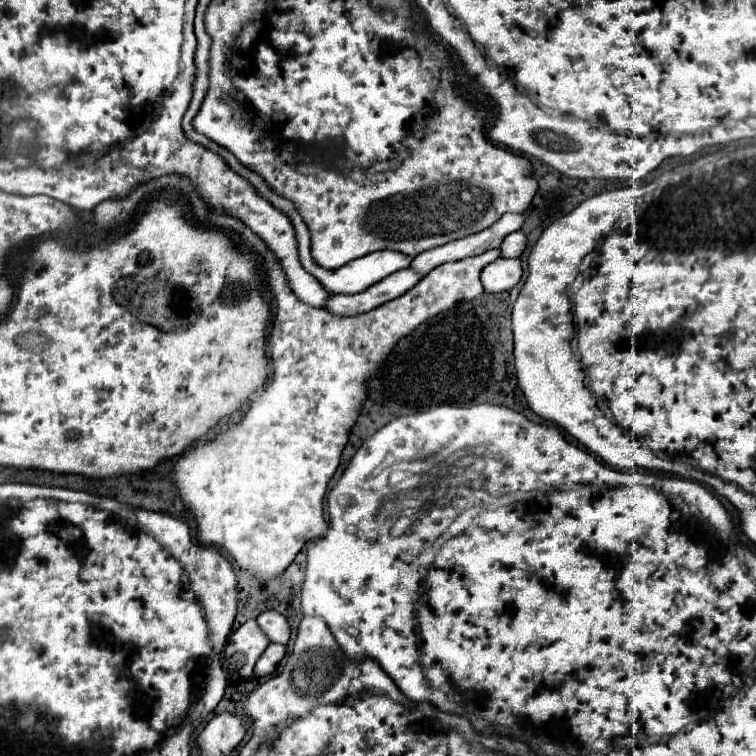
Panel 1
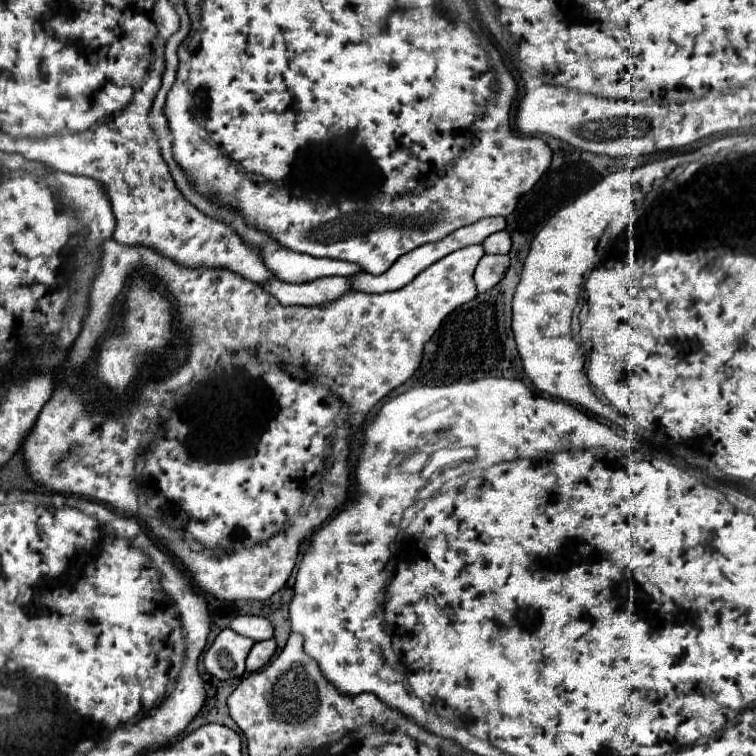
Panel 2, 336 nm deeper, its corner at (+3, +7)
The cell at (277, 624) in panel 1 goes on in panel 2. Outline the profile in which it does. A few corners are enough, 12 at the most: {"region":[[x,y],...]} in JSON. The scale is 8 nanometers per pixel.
{"region":[[236,616],[230,628],[254,642],[270,640],[264,616]]}

